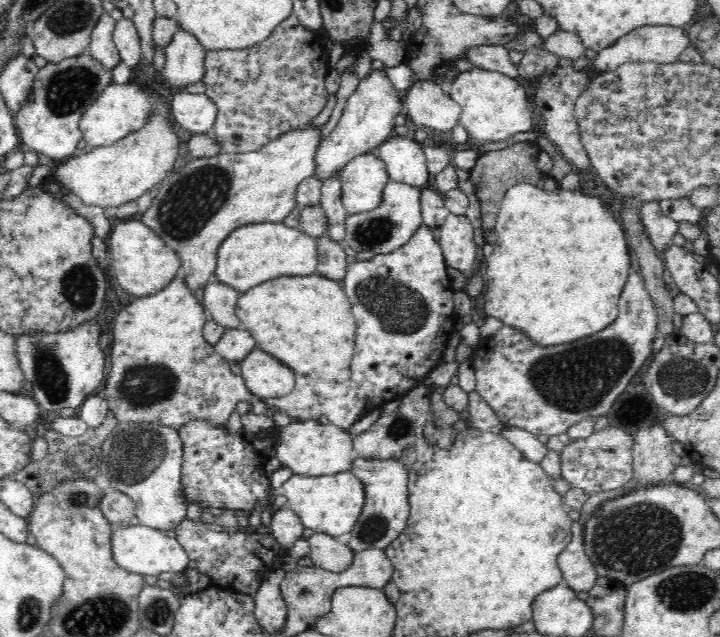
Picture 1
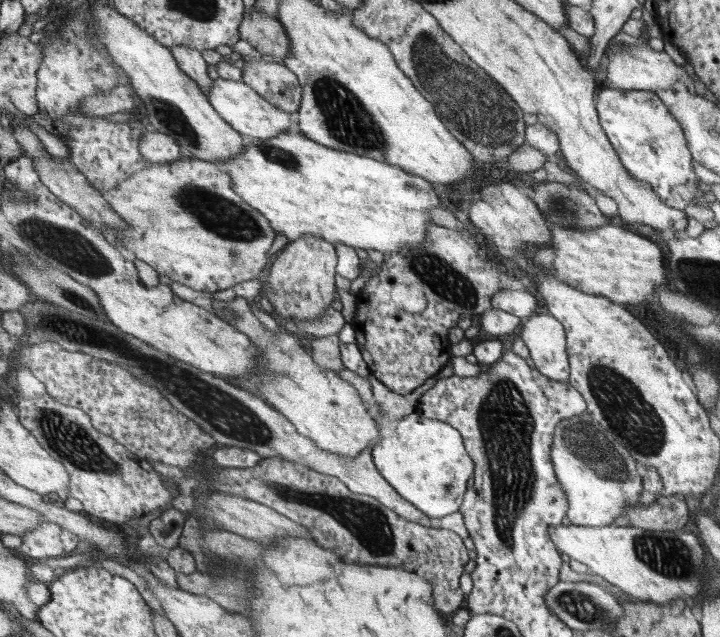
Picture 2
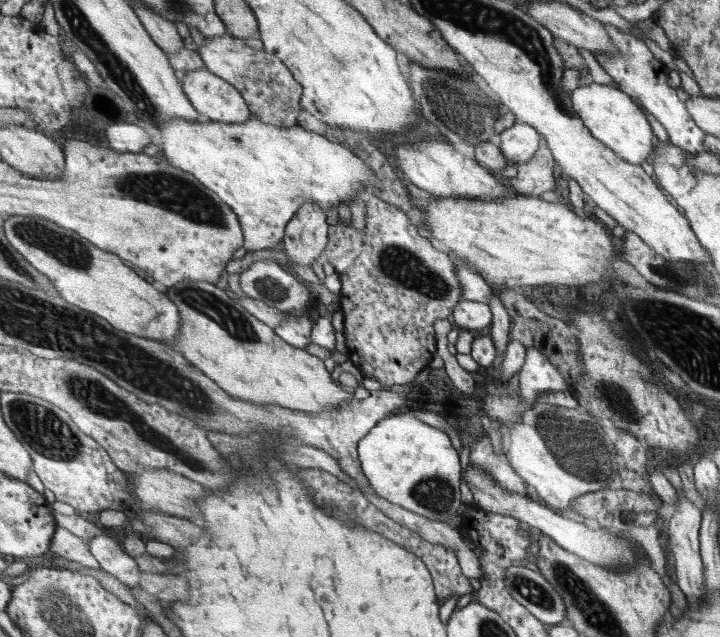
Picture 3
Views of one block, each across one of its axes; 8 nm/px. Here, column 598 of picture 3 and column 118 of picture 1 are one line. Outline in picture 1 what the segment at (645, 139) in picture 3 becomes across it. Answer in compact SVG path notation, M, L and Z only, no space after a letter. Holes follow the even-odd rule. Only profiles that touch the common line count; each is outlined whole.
M133 81L125 84L110 83L80 115L78 128L81 132L81 141L84 145L90 144L97 148L110 146L139 127L145 121L145 115L154 107L158 107L157 102L151 102L150 98L151 95L144 90L142 83Z

